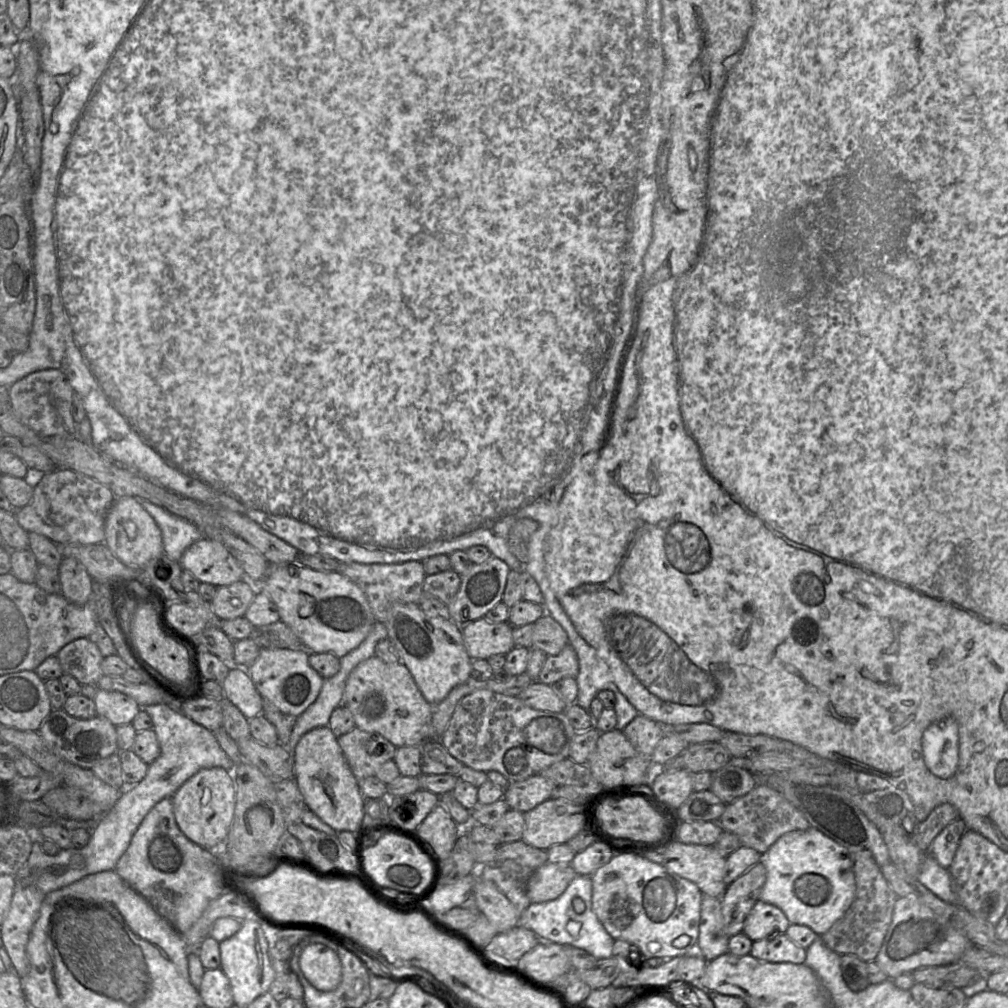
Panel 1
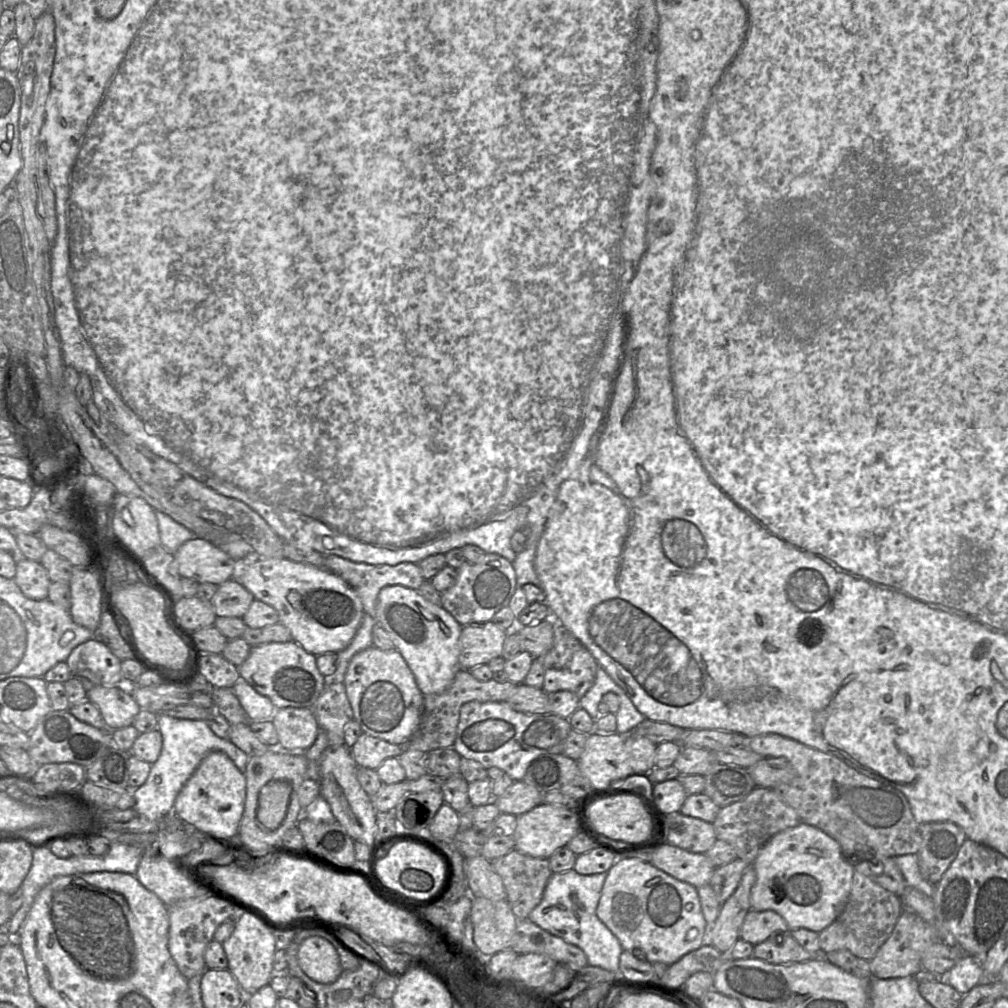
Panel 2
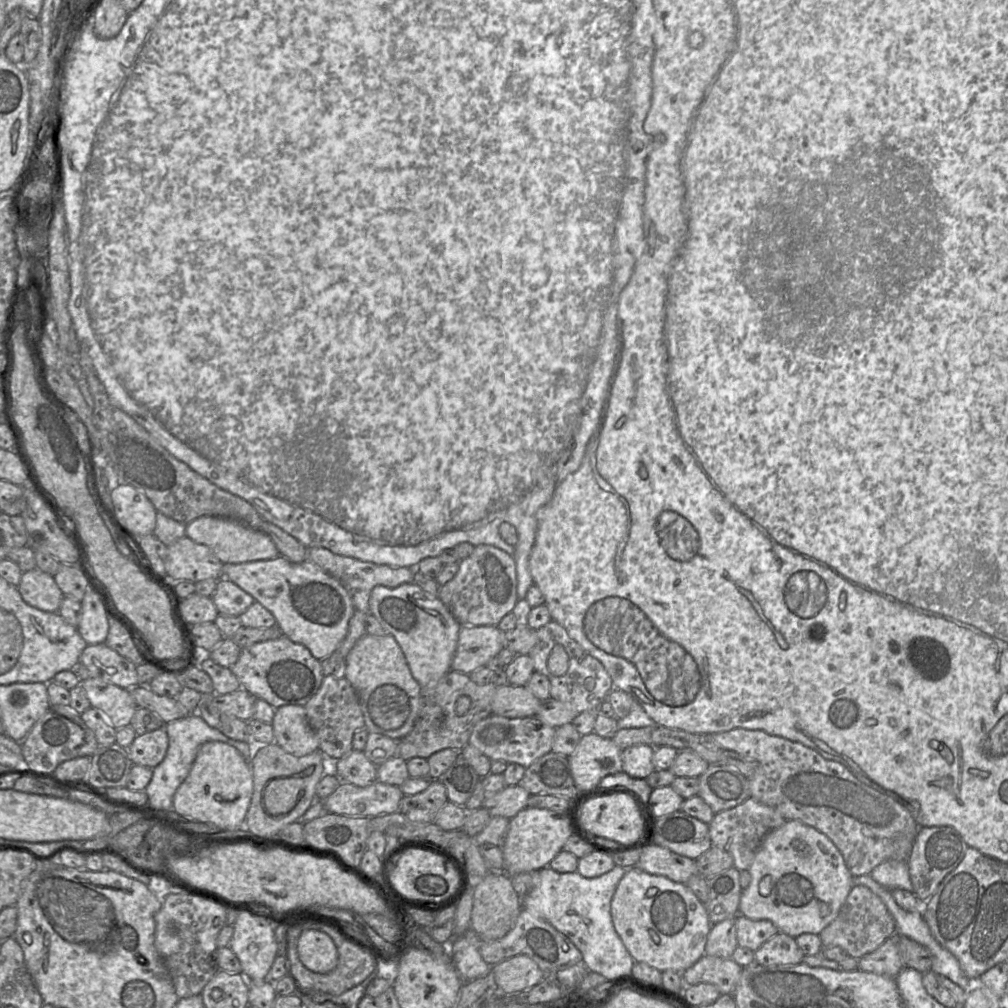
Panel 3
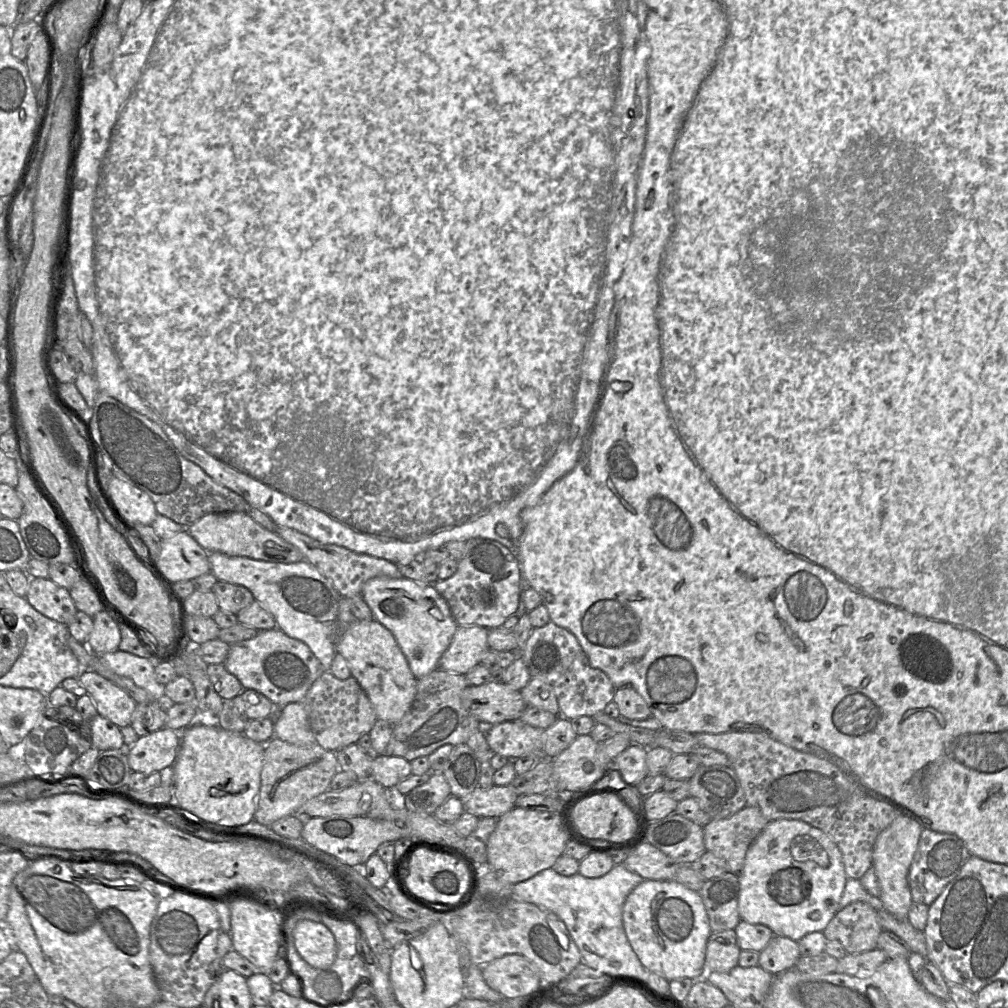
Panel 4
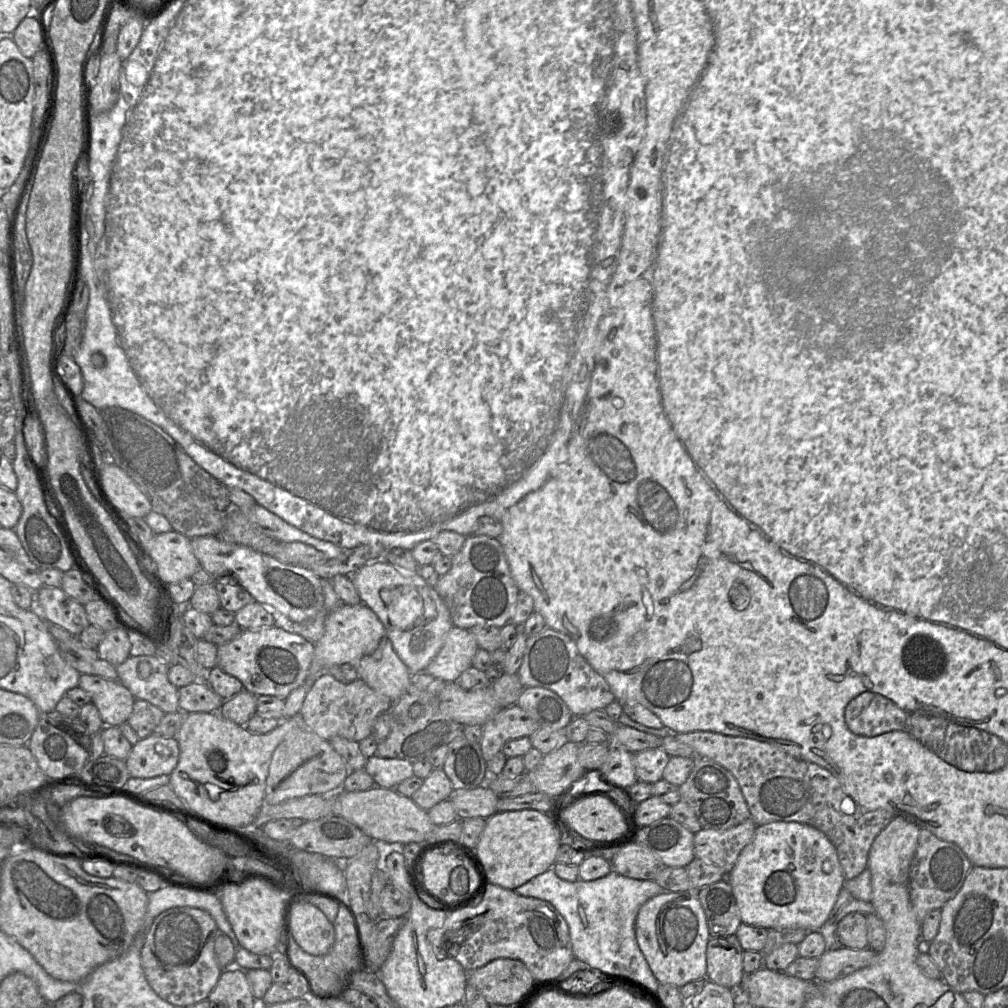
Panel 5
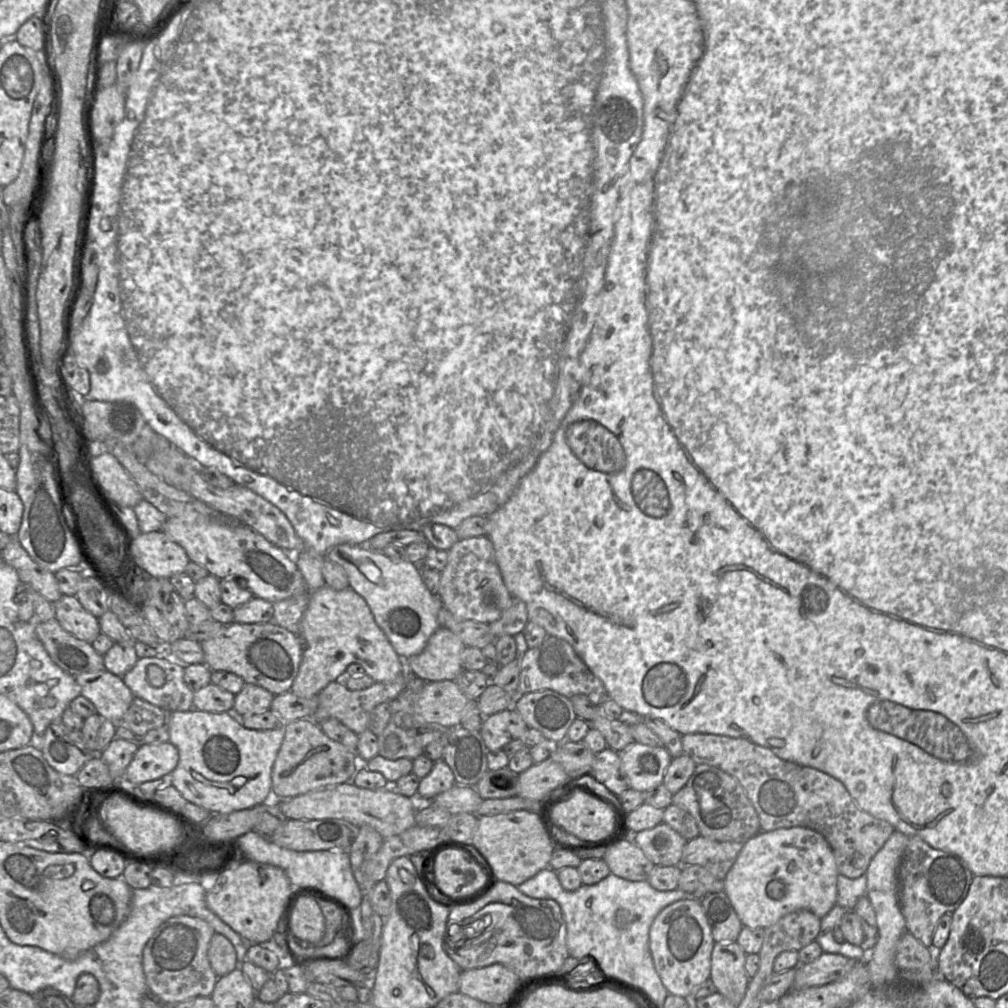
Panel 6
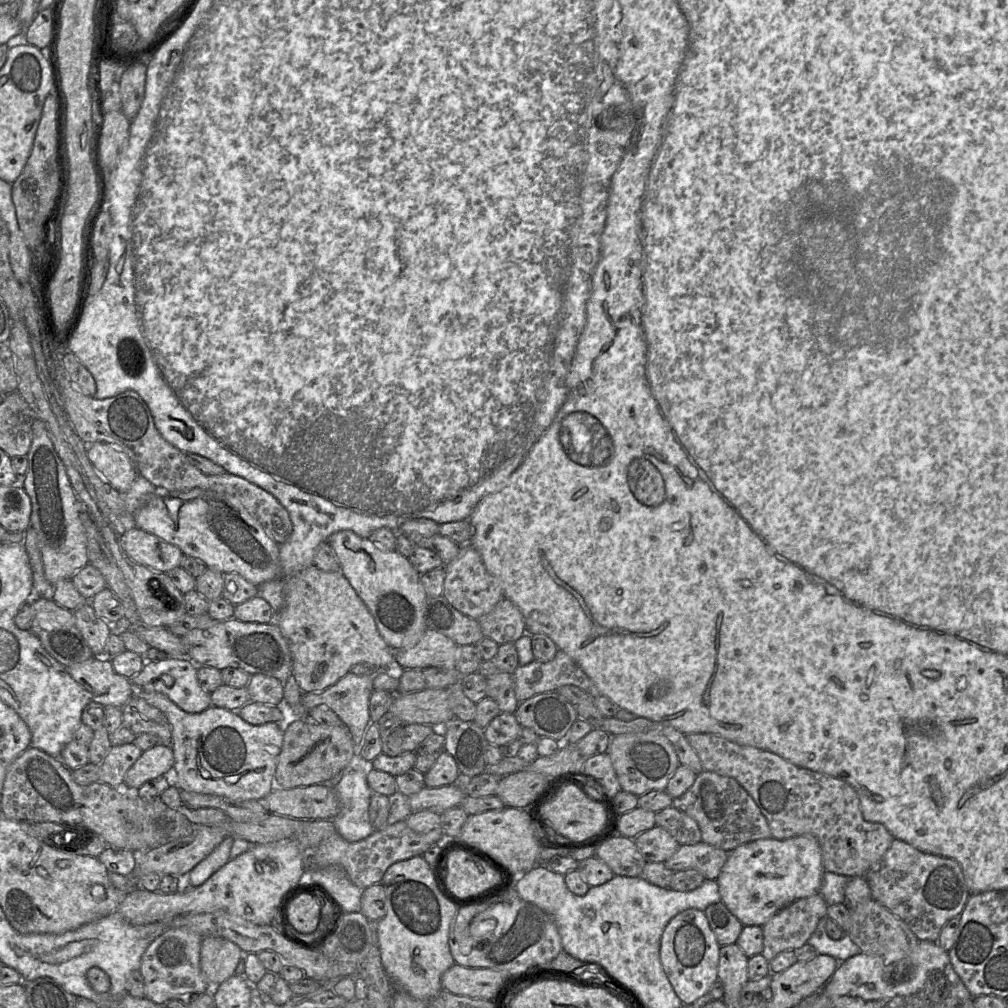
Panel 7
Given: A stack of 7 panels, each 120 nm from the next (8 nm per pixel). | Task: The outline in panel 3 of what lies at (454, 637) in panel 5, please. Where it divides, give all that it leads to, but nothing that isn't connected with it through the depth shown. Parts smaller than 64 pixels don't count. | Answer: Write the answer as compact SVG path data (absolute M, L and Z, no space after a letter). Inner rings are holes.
M468 626L460 628L451 670L469 675L484 667L504 648L504 633L497 626Z

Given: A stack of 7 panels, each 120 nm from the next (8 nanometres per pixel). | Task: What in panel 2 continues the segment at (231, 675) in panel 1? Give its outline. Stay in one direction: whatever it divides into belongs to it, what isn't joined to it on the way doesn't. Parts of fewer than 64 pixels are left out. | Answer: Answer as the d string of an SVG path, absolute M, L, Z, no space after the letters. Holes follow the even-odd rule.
M241 676L233 685L232 690L238 698L249 721L261 721L272 718L276 708L271 700L259 694Z

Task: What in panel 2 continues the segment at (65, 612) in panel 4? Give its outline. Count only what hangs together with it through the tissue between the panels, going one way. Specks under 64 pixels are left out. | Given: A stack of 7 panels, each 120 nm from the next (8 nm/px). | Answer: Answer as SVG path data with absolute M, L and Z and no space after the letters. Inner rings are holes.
M26 558L18 562L14 580L27 598L33 600L48 598L51 580L40 562Z

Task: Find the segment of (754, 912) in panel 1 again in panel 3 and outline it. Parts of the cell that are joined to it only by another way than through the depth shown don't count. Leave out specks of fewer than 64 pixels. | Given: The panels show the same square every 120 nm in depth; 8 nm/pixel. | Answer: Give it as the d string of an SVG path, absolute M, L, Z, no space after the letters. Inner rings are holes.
M741 914L736 916L735 926L738 946L747 947L753 951L779 932L770 920L754 920Z

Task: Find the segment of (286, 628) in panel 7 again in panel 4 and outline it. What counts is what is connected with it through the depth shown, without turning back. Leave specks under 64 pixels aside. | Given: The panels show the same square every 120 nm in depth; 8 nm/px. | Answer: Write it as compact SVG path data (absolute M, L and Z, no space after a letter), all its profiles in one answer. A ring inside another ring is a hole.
M375 619L354 621L340 633L336 652L345 658L351 677L357 680L367 694L377 720L384 720L390 725L398 723L413 703L417 679L412 674L394 635Z

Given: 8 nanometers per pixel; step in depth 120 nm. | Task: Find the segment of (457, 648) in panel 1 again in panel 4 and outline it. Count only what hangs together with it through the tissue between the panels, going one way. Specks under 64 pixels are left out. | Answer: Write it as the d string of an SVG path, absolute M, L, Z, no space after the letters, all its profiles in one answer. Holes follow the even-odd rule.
M374 577L367 580L361 595L374 614L374 619L395 637L409 668L419 679L438 667L439 660L450 645L458 624L449 605L433 584L417 583L405 577Z

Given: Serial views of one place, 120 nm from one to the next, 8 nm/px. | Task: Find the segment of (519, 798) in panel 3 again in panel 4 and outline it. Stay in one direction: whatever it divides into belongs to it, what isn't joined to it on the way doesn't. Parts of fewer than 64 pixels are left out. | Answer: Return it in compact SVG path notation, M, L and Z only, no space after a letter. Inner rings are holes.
M492 785L488 789L477 787L463 800L465 811L479 818L500 818L515 807L518 795L507 785Z

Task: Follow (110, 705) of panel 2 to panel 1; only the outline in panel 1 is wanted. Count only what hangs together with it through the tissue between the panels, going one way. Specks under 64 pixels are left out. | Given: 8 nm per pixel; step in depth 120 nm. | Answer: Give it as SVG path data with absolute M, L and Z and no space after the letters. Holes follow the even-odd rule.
M98 689L93 700L96 714L107 719L116 727L132 723L141 710L133 698L119 691Z

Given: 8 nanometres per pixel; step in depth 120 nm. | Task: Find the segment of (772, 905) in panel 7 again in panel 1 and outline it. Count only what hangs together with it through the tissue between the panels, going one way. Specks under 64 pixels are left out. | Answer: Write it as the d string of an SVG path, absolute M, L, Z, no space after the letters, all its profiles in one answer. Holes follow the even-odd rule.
M810 827L782 835L762 853L766 881L759 899L780 908L790 924L805 925L818 936L825 934L848 910L856 894L850 853L843 846Z

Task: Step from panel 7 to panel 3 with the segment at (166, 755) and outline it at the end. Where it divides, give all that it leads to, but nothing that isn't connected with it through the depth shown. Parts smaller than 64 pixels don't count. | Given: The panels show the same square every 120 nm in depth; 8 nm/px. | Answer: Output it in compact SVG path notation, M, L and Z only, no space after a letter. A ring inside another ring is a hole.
M165 727L137 735L127 749L133 764L156 767L162 762L168 749L168 735Z

